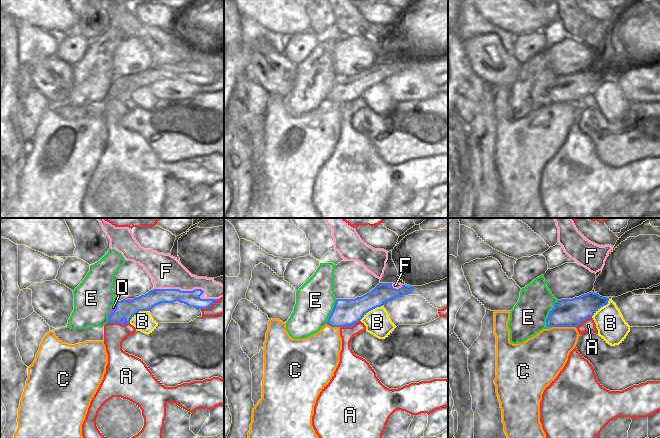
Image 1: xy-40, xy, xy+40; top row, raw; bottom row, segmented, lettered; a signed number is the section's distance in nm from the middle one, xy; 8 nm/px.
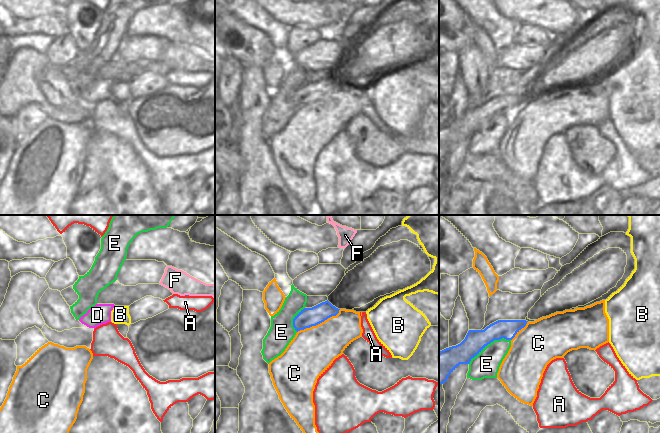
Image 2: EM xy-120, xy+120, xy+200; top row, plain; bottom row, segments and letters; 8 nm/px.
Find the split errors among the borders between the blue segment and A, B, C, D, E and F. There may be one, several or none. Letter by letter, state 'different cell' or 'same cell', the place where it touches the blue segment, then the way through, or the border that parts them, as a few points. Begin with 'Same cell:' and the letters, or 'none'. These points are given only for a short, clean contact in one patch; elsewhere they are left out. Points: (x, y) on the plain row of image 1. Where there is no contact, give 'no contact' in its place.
Same cell: none
A: different cell; meets blue in xy-40 at (119, 98)
B: different cell; meets blue in xy at (371, 85); border along xy (383, 80), (369, 86), (359, 96)
C: different cell; meets blue in xy+40 at (563, 102)
D: different cell; meets blue in xy-40 at (113, 86); border along xy-40 (114, 80), (115, 84), (109, 92)
E: different cell; meets blue in xy+40 at (548, 90)
F: different cell; meets blue in xy-40 at (191, 67); border along xy-40 (154, 64), (201, 65), (201, 74), (218, 75)

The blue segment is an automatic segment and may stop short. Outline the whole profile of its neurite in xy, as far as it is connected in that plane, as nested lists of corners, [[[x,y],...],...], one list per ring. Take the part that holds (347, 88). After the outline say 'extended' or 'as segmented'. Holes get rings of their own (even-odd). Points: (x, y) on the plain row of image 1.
[[[448,53],[423,62],[405,62],[394,65],[392,59],[379,59],[369,69],[355,75],[336,75],[328,94],[331,103],[351,103],[369,87],[404,71],[421,71],[430,81],[443,85],[448,81]]]; extended

